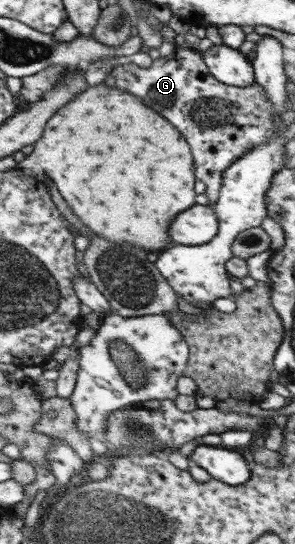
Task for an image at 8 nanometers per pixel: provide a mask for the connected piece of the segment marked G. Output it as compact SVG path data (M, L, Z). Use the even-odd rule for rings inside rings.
M186 46L174 48L165 57L159 56L146 68L139 67L133 62L117 65L104 83L109 87L137 95L147 107L153 108L153 111L164 116L173 127L177 128L177 131L180 131L190 147L192 164L195 165L195 179L204 184L204 194L207 196L209 206L217 201L223 171L246 151L268 141L278 131L272 118L272 105L267 101L266 91L263 91L257 82L254 81L247 87L235 87L218 82L202 63L199 52Z

